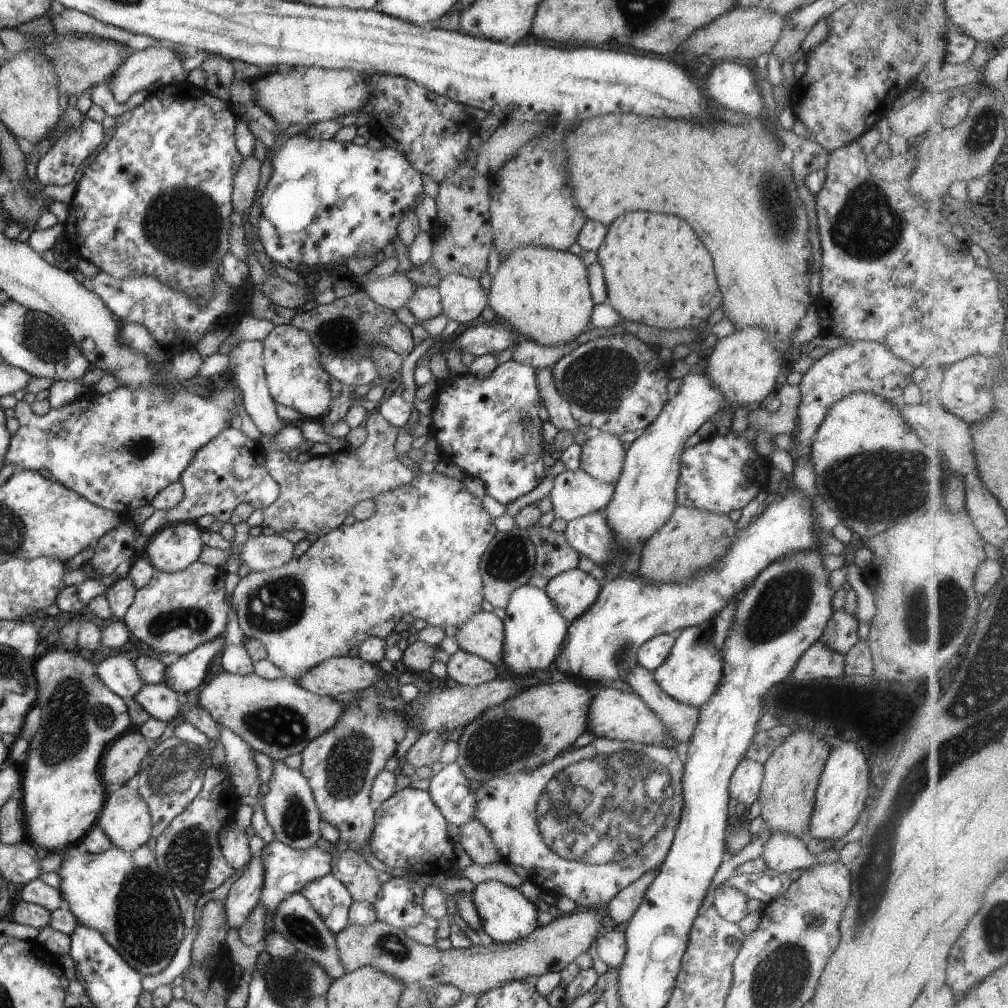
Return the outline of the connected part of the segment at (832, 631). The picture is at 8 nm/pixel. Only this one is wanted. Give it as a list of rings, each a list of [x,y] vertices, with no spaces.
[[[846,609],[833,612],[818,641],[845,655],[859,641],[859,620]]]

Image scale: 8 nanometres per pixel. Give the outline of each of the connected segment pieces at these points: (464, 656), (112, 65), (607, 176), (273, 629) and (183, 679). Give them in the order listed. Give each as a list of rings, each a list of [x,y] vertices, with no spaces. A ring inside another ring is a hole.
[[[458,649],[449,655],[447,671],[449,678],[459,685],[477,687],[498,678],[497,665],[484,660],[481,656]]]
[[[91,34],[58,35],[45,44],[44,54],[56,67],[59,94],[79,96],[81,92],[102,82],[108,82],[118,67],[127,59],[122,43]]]
[[[620,113],[612,116],[598,116],[586,122],[582,122],[568,138],[565,138],[570,148],[565,150],[565,172],[570,174],[567,187],[572,190],[574,204],[584,212],[584,216],[588,221],[596,221],[608,226],[614,222],[620,214],[624,212],[634,212],[634,210],[650,210],[650,212],[664,212],[664,214],[674,214],[684,218],[694,232],[700,236],[700,240],[704,242],[704,246],[710,250],[712,254],[715,275],[723,294],[721,308],[736,329],[745,329],[748,327],[757,327],[762,329],[770,337],[772,346],[779,349],[785,354],[786,350],[792,346],[790,338],[798,323],[806,316],[812,297],[810,296],[809,282],[812,276],[811,267],[813,266],[813,246],[809,239],[808,214],[806,206],[798,196],[794,177],[790,163],[780,159],[778,153],[782,150],[778,144],[772,139],[772,134],[768,129],[763,133],[755,133],[748,125],[745,126],[730,126],[726,122],[710,122],[710,123],[694,123],[694,121],[676,122],[670,118],[646,118],[644,115],[634,113]]]
[[[434,470],[429,474],[422,473],[420,478],[414,478],[412,482],[402,485],[400,488],[389,490],[376,495],[374,499],[376,512],[366,520],[356,521],[352,525],[340,525],[328,534],[319,536],[311,544],[308,551],[302,556],[292,557],[282,566],[273,569],[250,571],[238,581],[233,595],[231,596],[231,606],[237,614],[239,627],[247,639],[260,639],[267,648],[268,660],[273,662],[285,676],[290,676],[296,680],[314,665],[326,659],[340,655],[348,655],[348,652],[356,646],[360,646],[367,638],[380,637],[385,639],[393,632],[396,623],[402,618],[402,614],[412,614],[415,619],[421,618],[428,625],[442,627],[452,632],[462,626],[473,614],[482,610],[481,604],[484,598],[484,585],[480,572],[480,559],[485,548],[498,532],[494,526],[493,518],[482,507],[482,498],[473,496],[463,484],[462,480],[453,479]]]
[[[225,634],[206,641],[183,657],[178,657],[176,662],[167,666],[164,683],[183,695],[202,684],[210,660],[222,650],[224,642]]]

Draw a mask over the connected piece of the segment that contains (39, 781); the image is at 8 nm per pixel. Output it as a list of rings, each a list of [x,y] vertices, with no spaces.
[[[56,646],[36,661],[40,694],[40,702],[36,701],[36,704],[42,710],[42,720],[36,736],[30,742],[27,761],[21,767],[21,792],[26,839],[34,847],[46,848],[50,853],[76,845],[96,824],[108,796],[102,774],[103,754],[118,737],[129,730],[131,724],[126,700],[106,686],[97,675],[97,666],[86,657],[86,653]]]

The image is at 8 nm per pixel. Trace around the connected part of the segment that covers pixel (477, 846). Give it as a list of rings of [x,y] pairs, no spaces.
[[[476,818],[460,827],[460,840],[473,862],[481,867],[502,862],[490,831]]]

